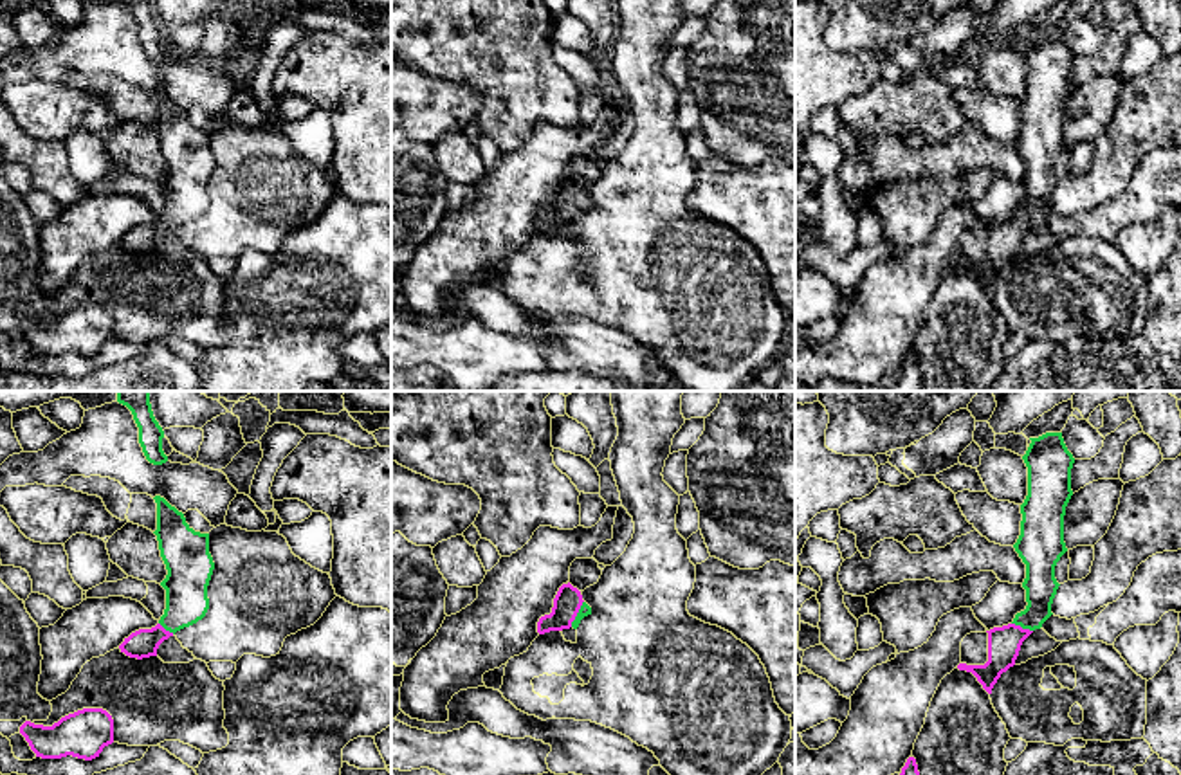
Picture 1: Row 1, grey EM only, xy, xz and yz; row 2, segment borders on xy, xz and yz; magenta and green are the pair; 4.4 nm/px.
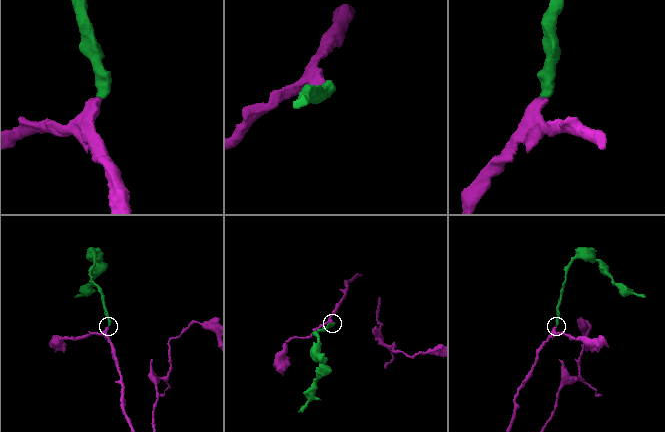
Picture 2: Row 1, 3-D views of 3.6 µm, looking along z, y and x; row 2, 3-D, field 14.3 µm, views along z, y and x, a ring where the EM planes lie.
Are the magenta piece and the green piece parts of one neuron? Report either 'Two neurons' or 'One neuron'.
One neuron

